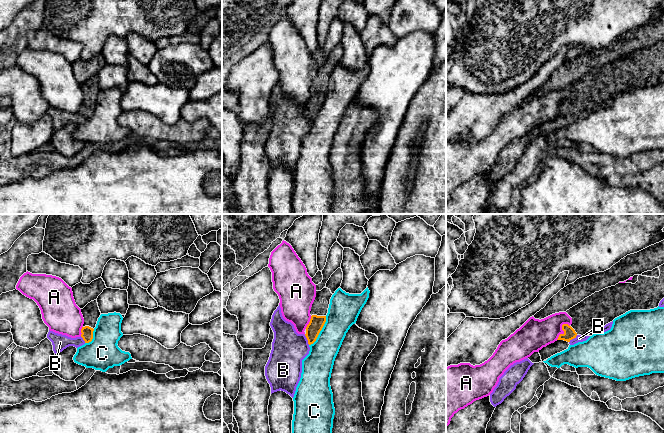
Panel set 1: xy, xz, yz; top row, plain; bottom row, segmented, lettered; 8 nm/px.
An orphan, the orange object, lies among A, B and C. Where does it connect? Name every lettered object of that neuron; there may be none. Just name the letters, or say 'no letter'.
no letter

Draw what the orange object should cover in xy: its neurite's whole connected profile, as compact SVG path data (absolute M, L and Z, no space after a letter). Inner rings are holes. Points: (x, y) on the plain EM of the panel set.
M97 76L88 79L83 85L81 85L81 89L84 94L84 100L81 105L81 113L85 119L89 119L93 115L93 107L96 103L98 94L101 91Z

